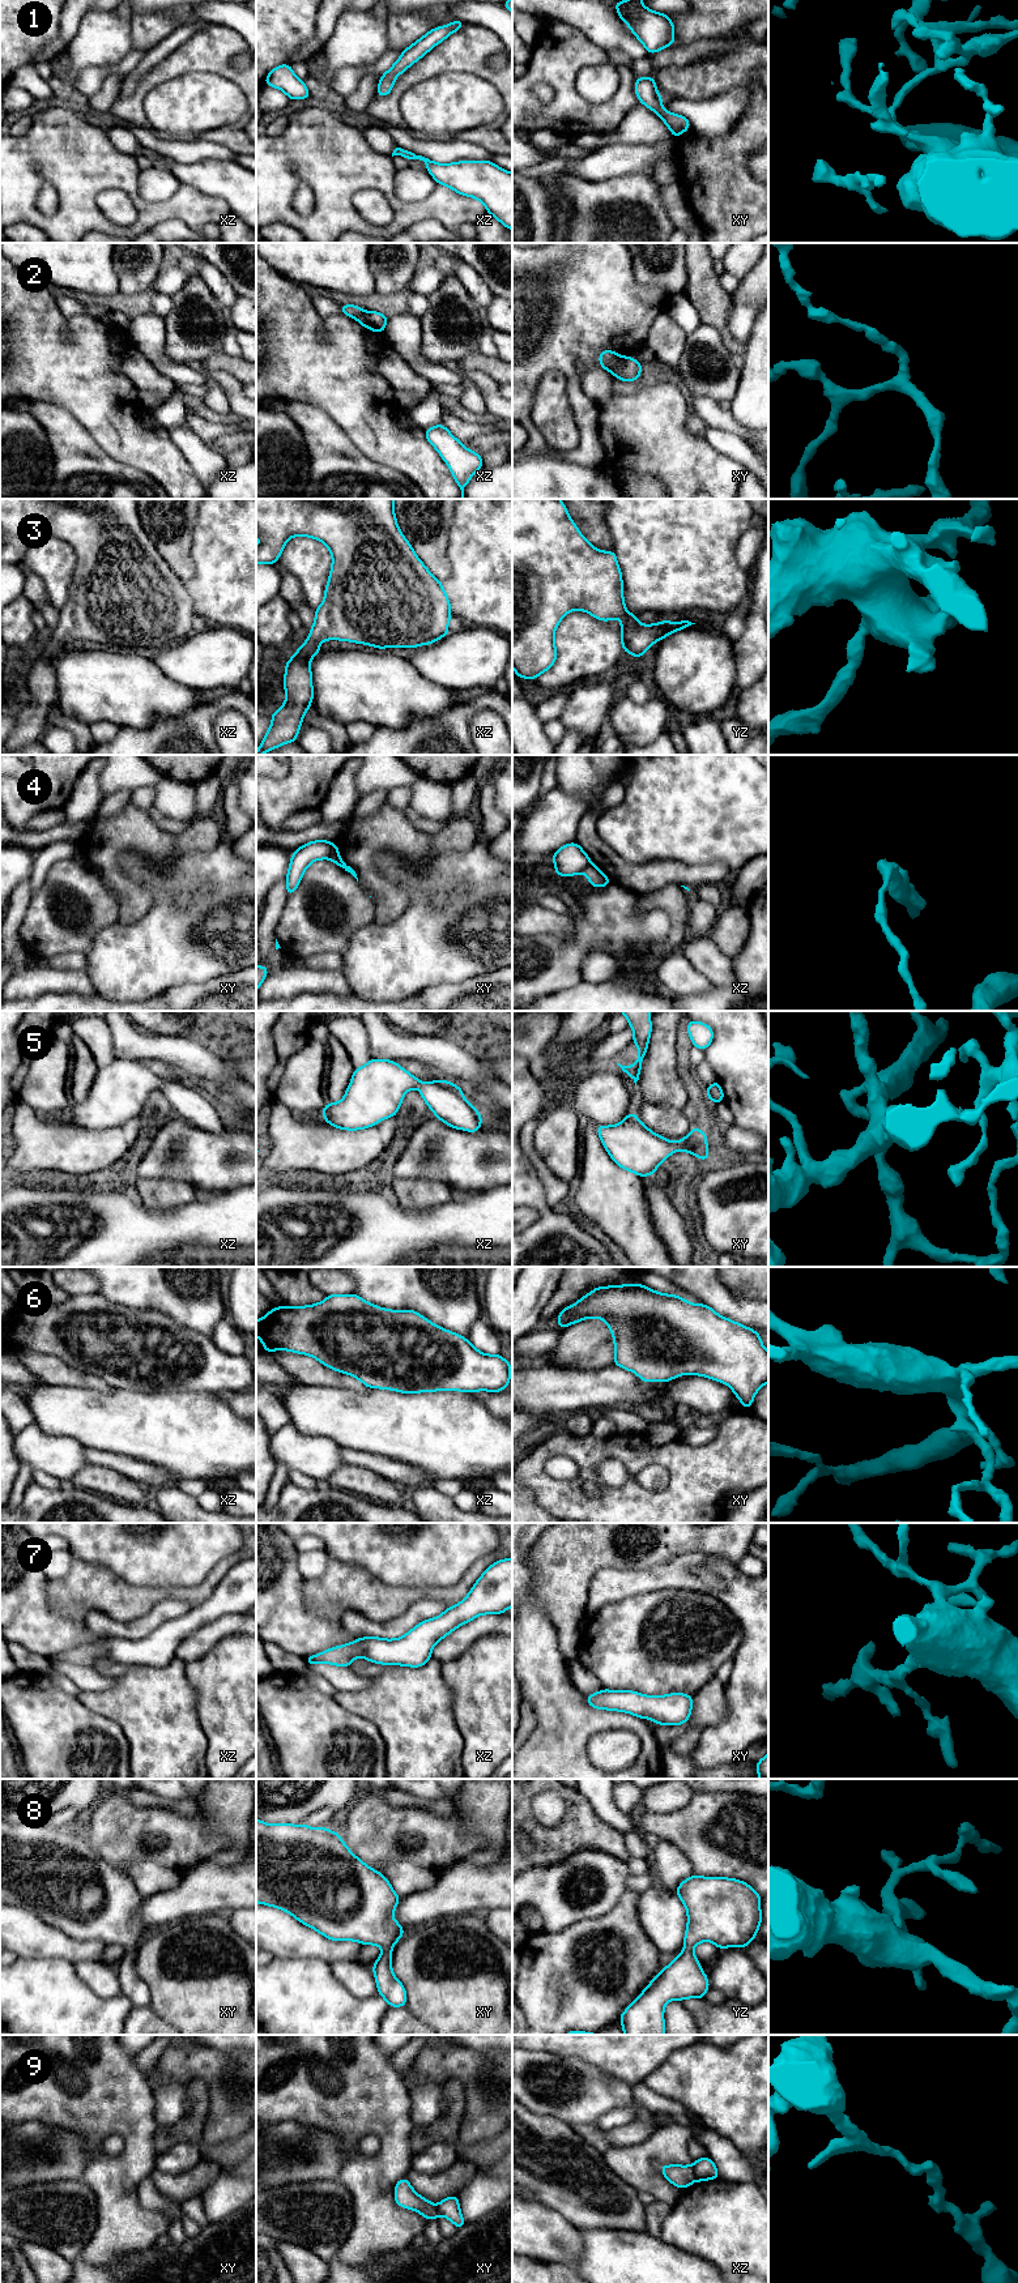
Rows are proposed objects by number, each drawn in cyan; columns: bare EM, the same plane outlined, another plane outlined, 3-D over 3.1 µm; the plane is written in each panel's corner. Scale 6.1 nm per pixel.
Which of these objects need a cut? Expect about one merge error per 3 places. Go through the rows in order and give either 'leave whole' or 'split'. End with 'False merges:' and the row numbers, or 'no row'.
1: leave whole
2: split
3: leave whole
4: split
5: leave whole
6: leave whole
7: leave whole
8: leave whole
9: split
False merges: 2, 4, 9

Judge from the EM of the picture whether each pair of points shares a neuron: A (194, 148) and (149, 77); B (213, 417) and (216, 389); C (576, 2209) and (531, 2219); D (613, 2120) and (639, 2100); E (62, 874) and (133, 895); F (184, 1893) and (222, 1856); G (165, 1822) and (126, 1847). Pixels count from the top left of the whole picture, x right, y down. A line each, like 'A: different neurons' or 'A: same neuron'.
A: different neurons
B: different neurons
C: different neurons
D: same neuron
E: different neurons
F: different neurons
G: same neuron

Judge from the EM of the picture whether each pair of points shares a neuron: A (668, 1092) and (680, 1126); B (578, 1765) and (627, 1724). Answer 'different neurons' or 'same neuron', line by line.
A: different neurons
B: same neuron

